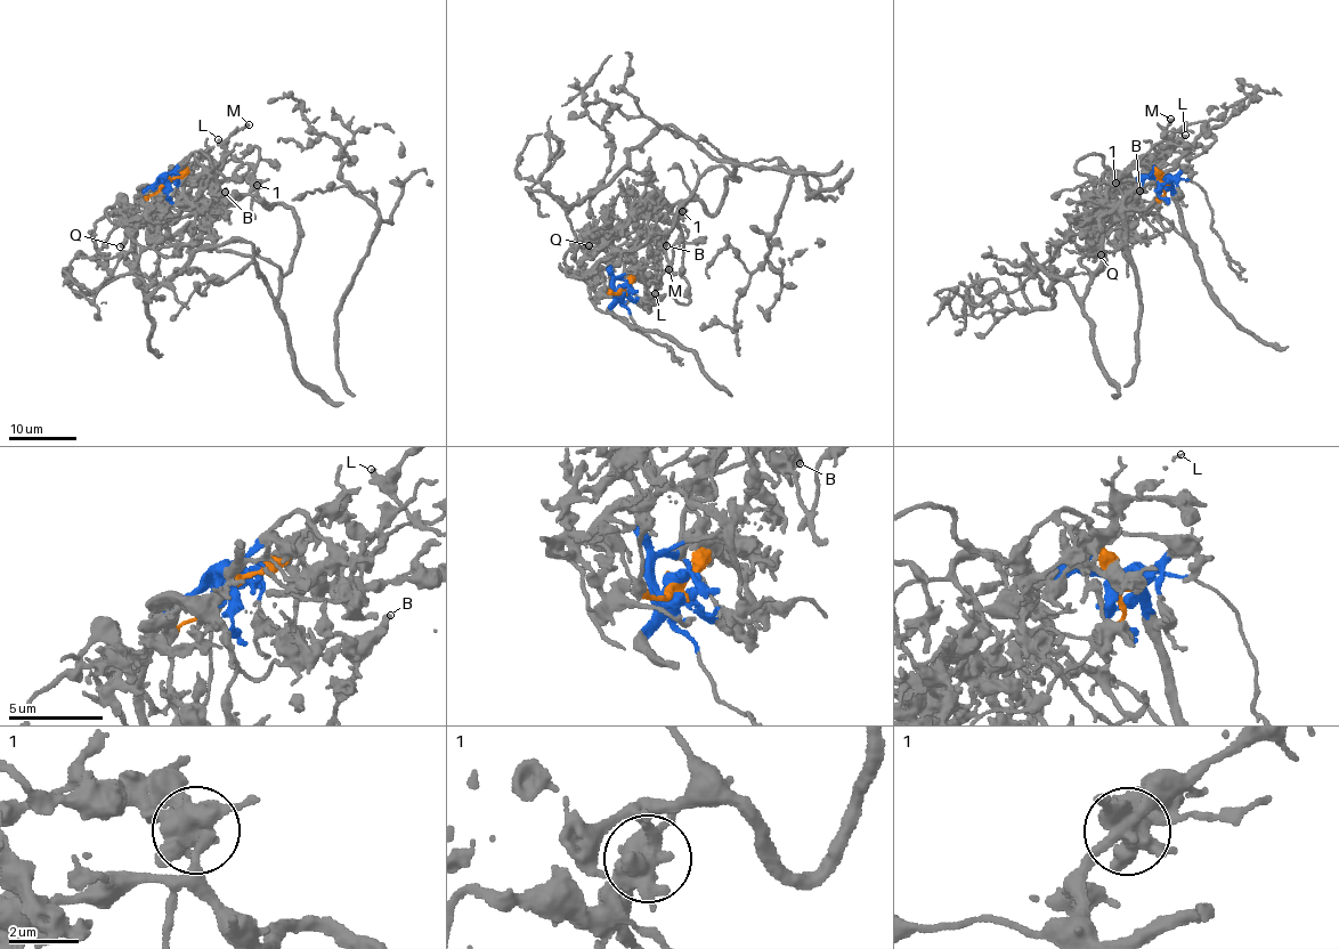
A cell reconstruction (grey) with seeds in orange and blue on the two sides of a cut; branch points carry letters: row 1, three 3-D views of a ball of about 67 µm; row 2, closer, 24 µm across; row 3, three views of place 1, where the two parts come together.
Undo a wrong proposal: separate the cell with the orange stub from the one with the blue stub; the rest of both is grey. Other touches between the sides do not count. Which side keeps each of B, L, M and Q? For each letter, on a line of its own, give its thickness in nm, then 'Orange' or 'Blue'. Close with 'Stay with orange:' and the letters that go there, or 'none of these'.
B: Thickness 360 nm. Blue
L: Thickness 300 nm. Orange
M: Thickness 280 nm. Orange
Q: Thickness 380 nm. Blue
Stay with orange: L, M

